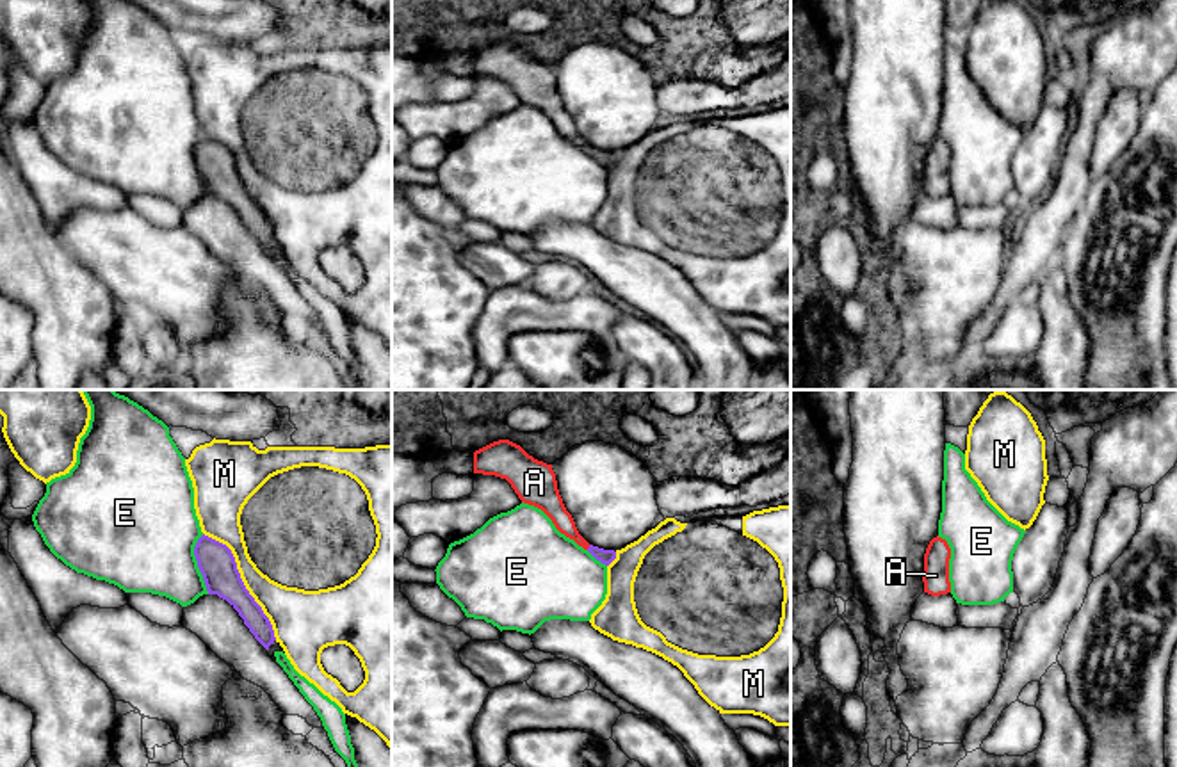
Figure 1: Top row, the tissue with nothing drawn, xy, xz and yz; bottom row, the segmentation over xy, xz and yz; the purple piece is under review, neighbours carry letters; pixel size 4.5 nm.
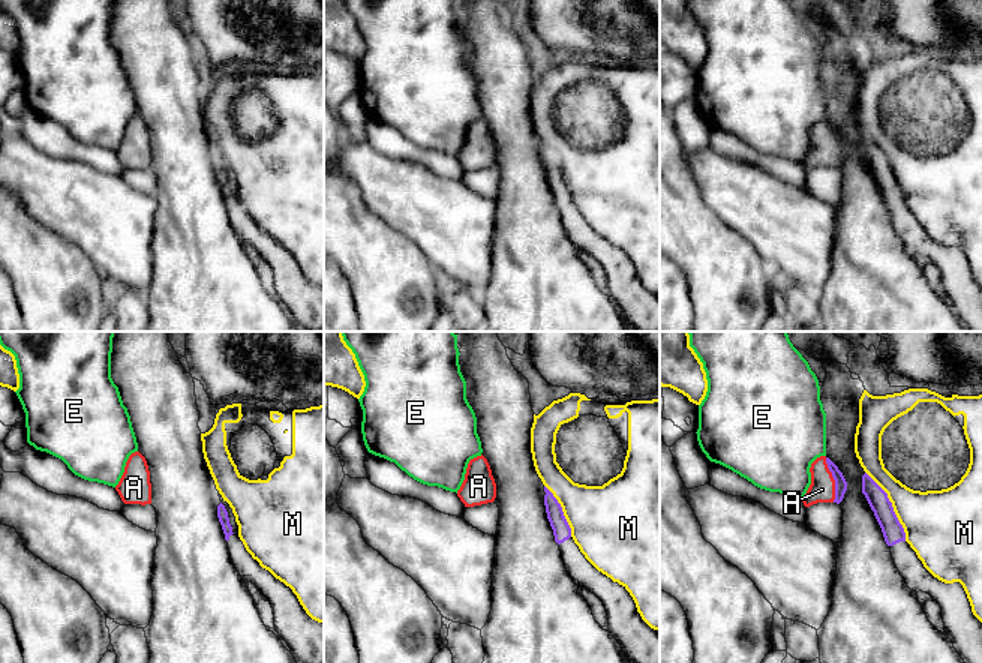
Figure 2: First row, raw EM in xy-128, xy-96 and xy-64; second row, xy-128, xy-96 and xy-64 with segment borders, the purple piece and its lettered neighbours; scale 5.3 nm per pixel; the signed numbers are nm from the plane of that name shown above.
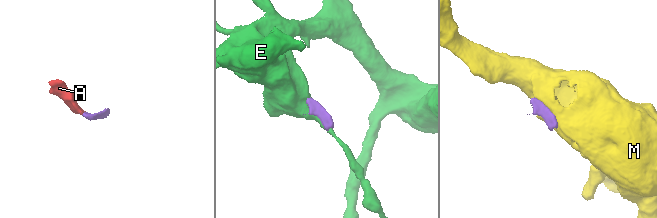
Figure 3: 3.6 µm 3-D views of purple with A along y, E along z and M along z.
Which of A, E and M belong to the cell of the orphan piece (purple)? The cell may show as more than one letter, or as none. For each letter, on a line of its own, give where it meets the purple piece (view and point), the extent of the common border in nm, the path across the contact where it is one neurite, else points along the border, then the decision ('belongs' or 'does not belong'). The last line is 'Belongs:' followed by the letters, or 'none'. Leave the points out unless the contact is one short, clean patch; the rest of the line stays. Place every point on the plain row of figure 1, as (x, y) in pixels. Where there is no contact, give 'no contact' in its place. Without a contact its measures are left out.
A: xz (590, 148) | 30 nm | across xz (606, 159), (590, 148), (567, 129), (552, 107) | belongs
E: xy (198, 166) | 280 nm | does not belong
M: xy (243, 184) | 600 nm | does not belong
Belongs: A

